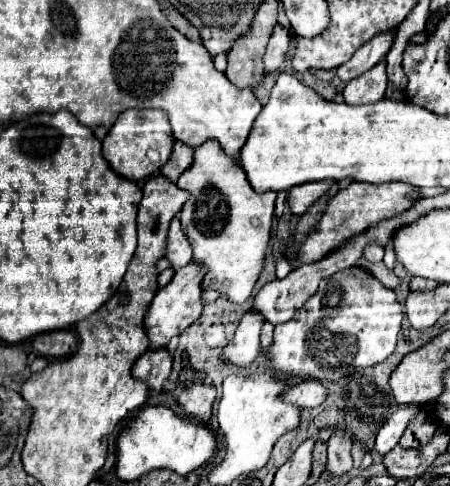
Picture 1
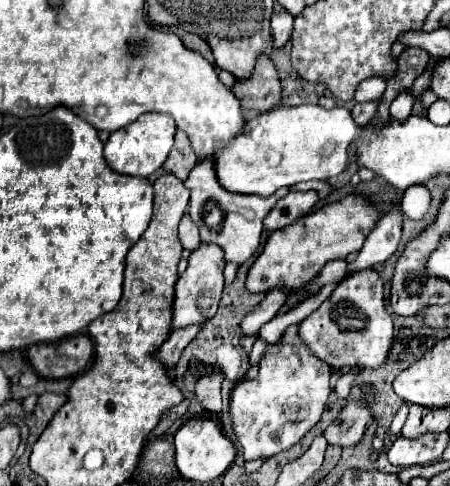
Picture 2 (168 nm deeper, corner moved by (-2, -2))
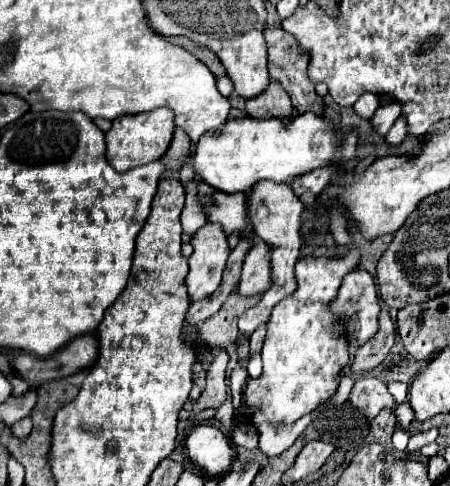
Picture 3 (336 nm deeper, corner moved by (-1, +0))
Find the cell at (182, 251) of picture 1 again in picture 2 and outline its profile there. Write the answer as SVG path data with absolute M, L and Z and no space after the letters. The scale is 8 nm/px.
M185 212L183 220L181 220L181 224L179 224L179 240L181 240L183 248L189 250L189 252L197 250L199 244L201 244L201 240L199 240L199 230L195 228L195 224L191 222L191 218L189 218L187 212Z

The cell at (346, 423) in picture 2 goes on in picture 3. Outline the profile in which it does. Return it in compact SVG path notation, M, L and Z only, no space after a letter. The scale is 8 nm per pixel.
M362 376L356 380L350 402L358 408L364 408L366 418L374 418L384 408L394 408L394 398L390 396L386 384L376 376Z

